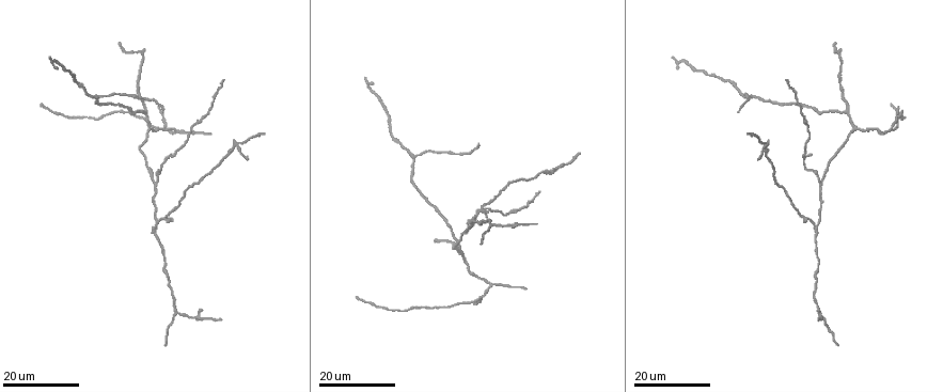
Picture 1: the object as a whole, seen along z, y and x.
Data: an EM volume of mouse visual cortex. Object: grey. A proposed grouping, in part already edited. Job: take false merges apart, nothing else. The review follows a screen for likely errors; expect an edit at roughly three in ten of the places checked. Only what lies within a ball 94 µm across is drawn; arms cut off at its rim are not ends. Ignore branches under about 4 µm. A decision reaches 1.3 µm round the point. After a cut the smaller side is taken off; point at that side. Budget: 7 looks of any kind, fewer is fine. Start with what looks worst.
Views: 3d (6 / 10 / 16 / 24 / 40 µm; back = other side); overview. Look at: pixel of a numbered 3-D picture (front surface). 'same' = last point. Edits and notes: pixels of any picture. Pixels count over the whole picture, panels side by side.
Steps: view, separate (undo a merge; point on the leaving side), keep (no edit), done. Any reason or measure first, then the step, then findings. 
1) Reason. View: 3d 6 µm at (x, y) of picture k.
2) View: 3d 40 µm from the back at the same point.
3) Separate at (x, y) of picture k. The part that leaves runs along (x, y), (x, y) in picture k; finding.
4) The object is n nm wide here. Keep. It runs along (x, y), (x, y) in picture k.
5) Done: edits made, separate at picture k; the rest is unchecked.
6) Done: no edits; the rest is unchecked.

Branch point. View: 3d 16 µm at (153, 227) of picture 1.

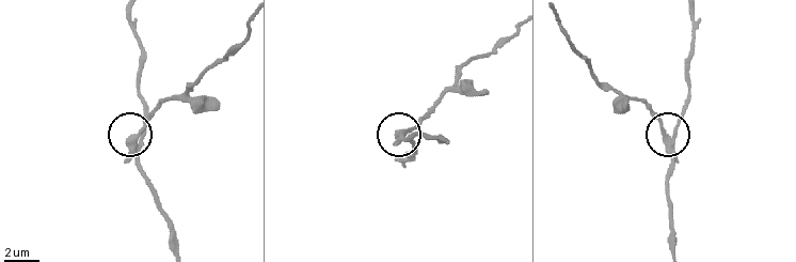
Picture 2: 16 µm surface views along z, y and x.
View: 3d 10 µm at (665, 135) of picture 2.

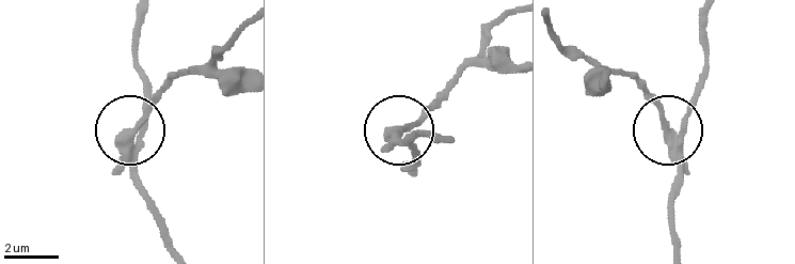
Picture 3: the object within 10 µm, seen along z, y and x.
View: 3d 10 µm from the back at (131, 131) of picture 3.

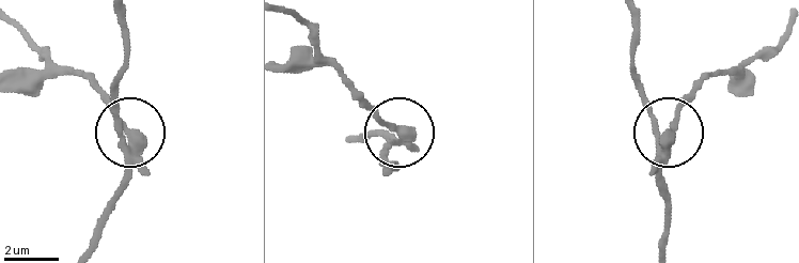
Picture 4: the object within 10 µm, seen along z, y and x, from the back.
The side arm is 40 µm long. Separate at (390, 123) of picture 4. The part that leaves runs along (661, 156), (663, 130), (682, 104), (783, 34) in picture 4; two neurons meet here.

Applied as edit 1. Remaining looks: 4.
View: overview.

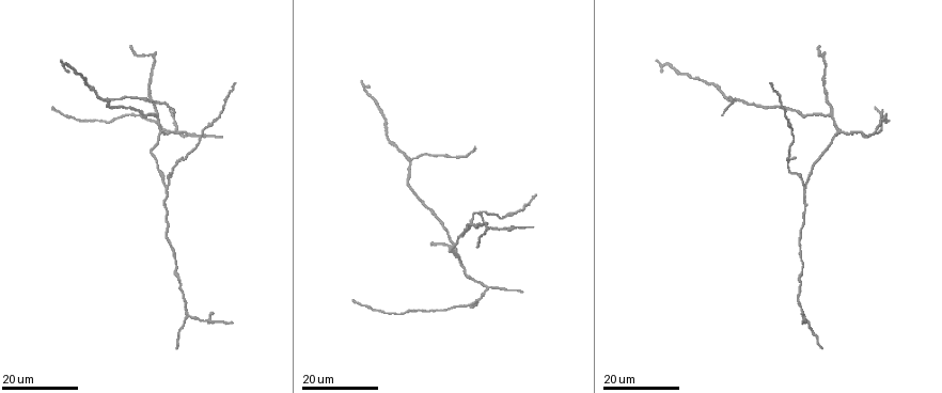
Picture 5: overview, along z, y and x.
Three arms meet. View: 3d 24 µm at (167, 185) of picture 5.

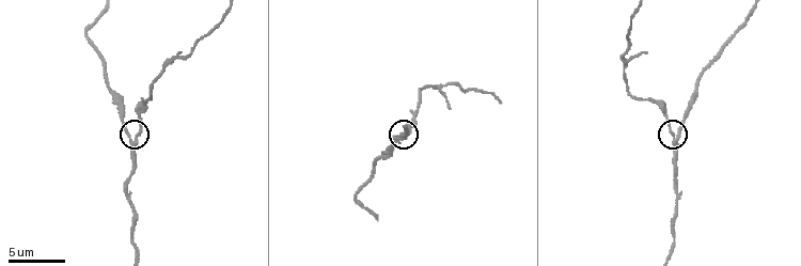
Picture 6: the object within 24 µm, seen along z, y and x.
Closer look. View: 3d 6 µm at (135, 140) of picture 6.

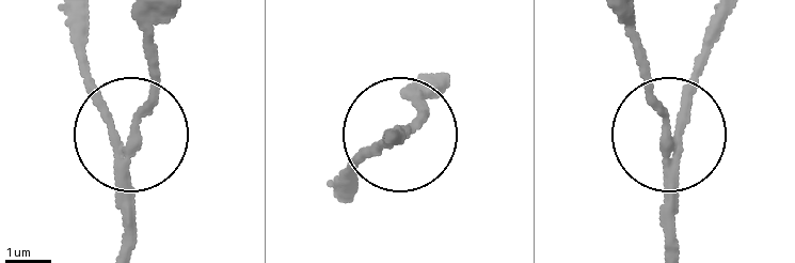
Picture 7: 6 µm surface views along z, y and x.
The side arm is 41 µm long. Separate at (145, 103) of picture 7. The part that leaves runs along (125, 166), (148, 89), (148, 19) in picture 7; two neurons meet here.

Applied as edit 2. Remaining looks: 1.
Done: edits made, separate at picture 4, separate at picture 7; the rest is unchecked.

